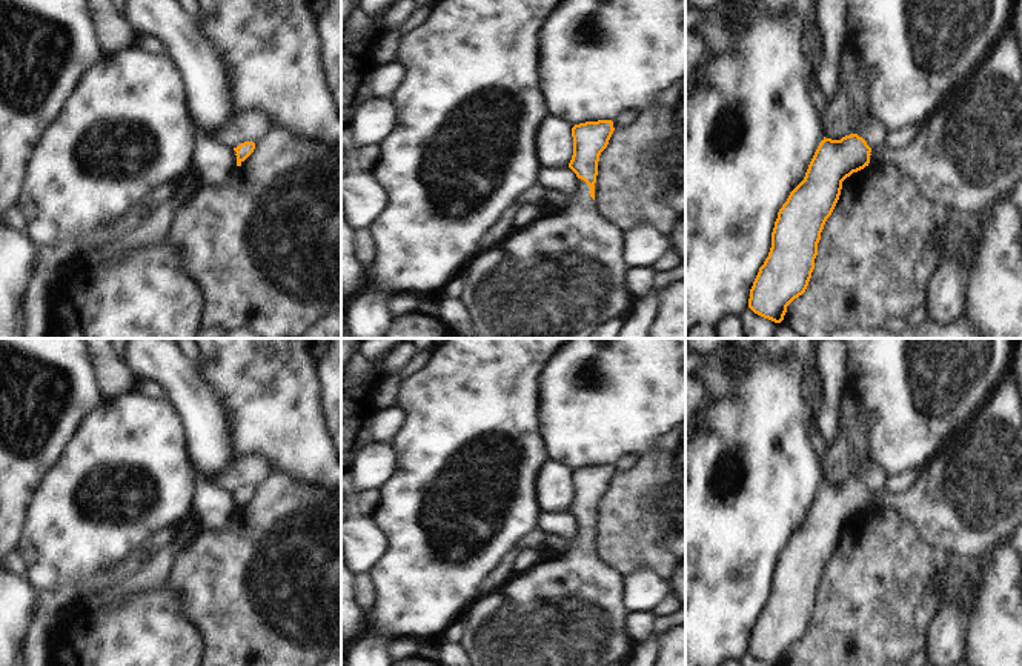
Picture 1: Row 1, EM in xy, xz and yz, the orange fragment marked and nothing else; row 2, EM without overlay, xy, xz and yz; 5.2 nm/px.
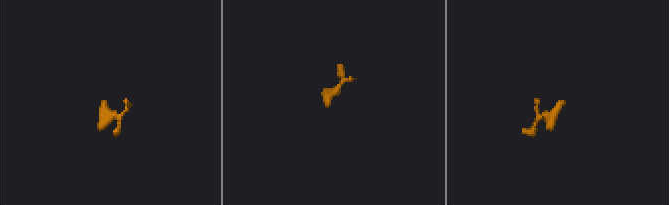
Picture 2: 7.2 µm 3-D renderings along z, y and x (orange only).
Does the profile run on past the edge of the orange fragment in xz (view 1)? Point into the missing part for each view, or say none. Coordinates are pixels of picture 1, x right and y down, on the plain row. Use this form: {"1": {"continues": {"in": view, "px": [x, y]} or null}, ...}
{"1": {"continues": {"in": "xz", "px": [570, 611]}}}

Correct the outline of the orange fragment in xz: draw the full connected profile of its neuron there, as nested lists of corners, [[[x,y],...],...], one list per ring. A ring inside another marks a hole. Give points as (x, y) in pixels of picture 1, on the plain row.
[[[612,465],[586,466],[572,472],[573,500],[569,512],[579,523],[570,551],[552,561],[536,561],[529,571],[509,577],[499,588],[472,601],[461,624],[461,649],[472,666],[607,666],[625,661],[635,648],[627,632],[624,575],[606,564],[595,549],[595,528],[601,497],[613,478]]]

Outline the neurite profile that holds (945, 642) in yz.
[[[962,591],[959,598],[944,606],[928,626],[925,648],[933,666],[953,666],[965,654],[965,626],[971,597]]]

